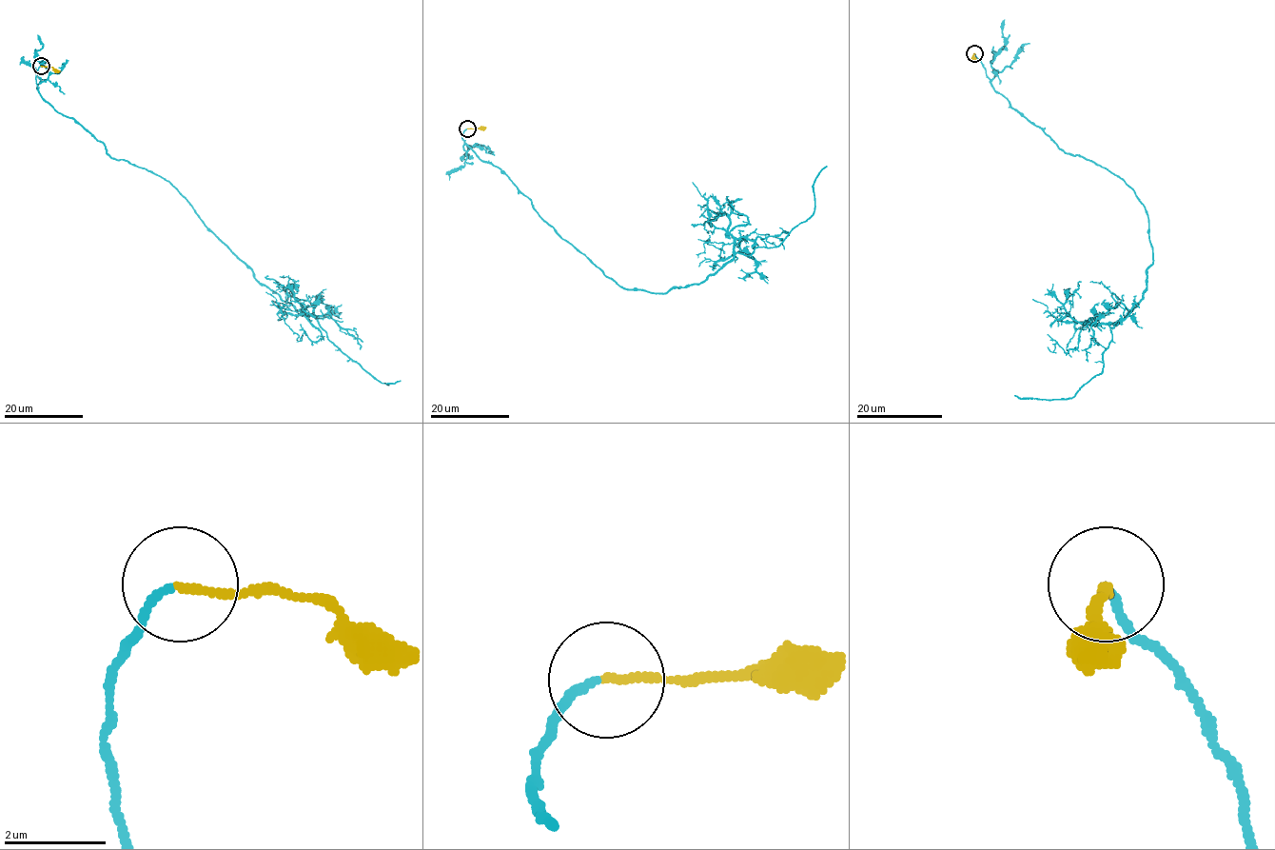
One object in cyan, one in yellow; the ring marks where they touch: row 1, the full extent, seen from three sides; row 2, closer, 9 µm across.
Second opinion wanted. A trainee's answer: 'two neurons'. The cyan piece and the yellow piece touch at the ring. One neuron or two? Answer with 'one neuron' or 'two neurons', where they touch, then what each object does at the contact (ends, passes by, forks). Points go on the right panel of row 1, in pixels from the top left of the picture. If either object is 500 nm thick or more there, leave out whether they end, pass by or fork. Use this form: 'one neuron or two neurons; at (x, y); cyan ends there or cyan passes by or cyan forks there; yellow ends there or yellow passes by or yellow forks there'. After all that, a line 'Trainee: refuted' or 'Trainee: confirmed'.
one neuron; at (974, 53); cyan ends there; yellow ends there
Trainee: refuted

